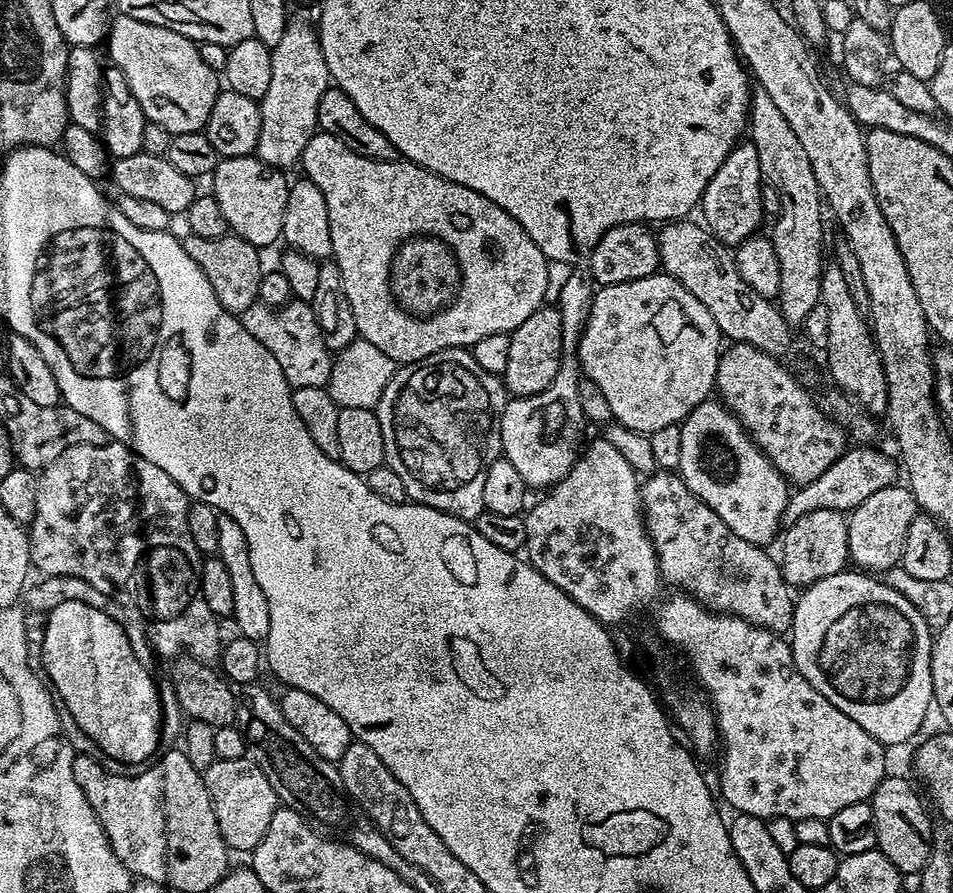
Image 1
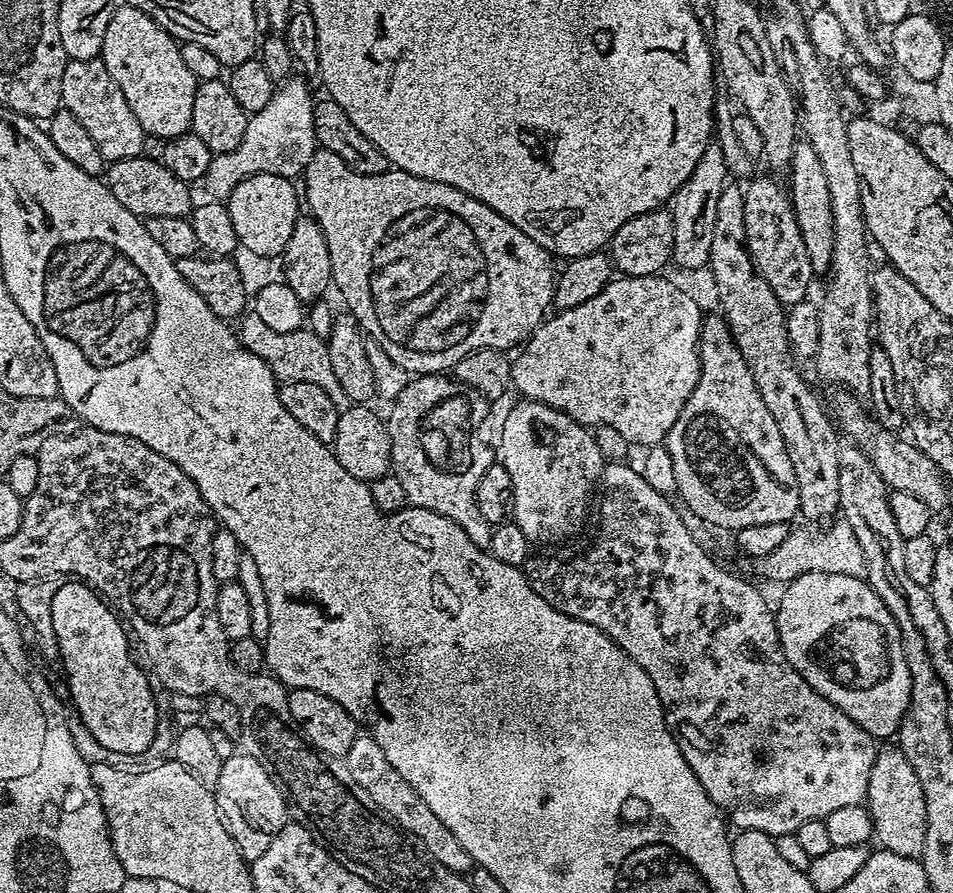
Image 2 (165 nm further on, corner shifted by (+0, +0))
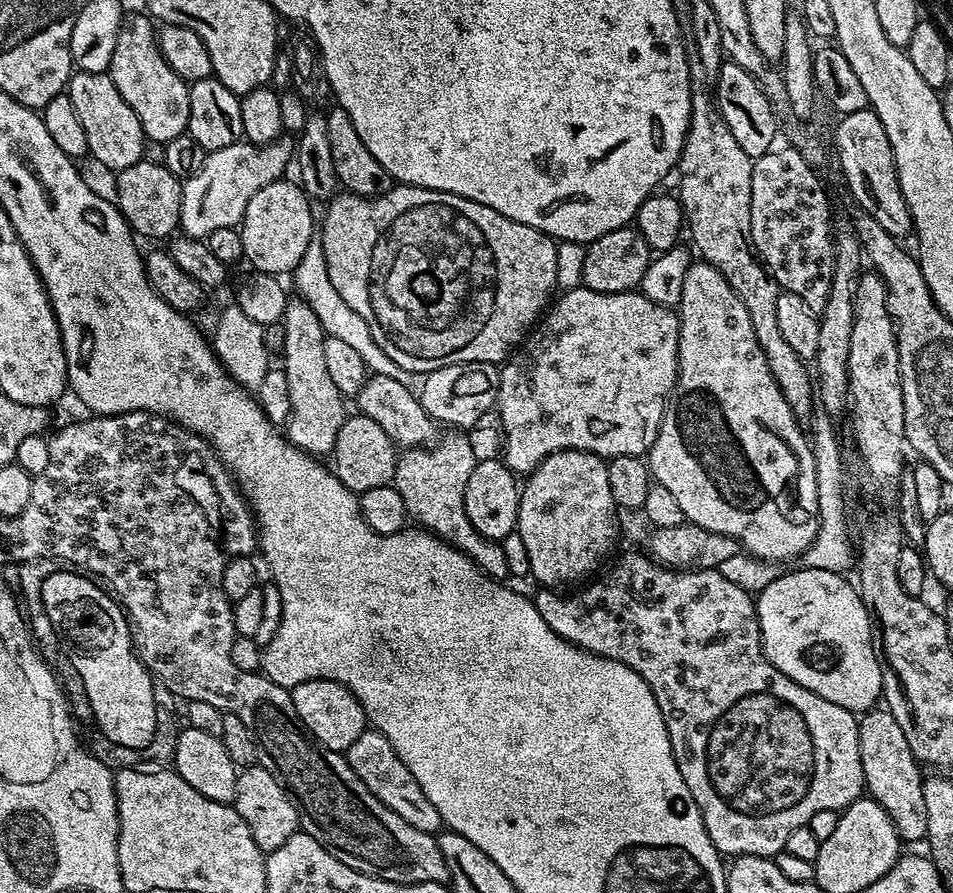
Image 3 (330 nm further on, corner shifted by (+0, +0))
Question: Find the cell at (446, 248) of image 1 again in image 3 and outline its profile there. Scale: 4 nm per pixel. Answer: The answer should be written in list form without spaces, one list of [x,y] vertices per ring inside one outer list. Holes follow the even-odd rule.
[[[413,184],[393,186],[385,196],[343,195],[336,194],[327,201],[328,213],[324,216],[324,232],[319,233],[326,254],[326,270],[330,270],[330,283],[334,290],[338,290],[338,295],[346,301],[346,306],[350,306],[350,310],[355,310],[366,321],[366,326],[370,326],[374,342],[378,342],[378,346],[382,346],[382,350],[386,350],[386,354],[390,354],[390,358],[394,358],[398,366],[402,366],[410,373],[427,374],[442,366],[466,362],[499,365],[509,359],[524,343],[526,337],[533,331],[534,325],[541,319],[542,313],[549,307],[553,299],[552,292],[557,291],[557,241],[542,230],[534,230],[534,226],[522,226],[522,222],[514,222],[506,218],[506,214],[498,214],[498,210],[490,206],[482,206],[458,194],[426,190]]]

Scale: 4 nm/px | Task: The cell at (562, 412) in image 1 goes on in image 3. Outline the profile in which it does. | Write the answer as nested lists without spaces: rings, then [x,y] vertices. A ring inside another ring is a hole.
[[[582,450],[555,452],[547,456],[533,472],[527,473],[525,480],[528,481],[523,481],[520,489],[516,531],[526,546],[526,558],[530,558],[531,579],[536,579],[537,585],[553,590],[572,590],[575,584],[583,585],[589,577],[601,571],[600,563],[611,554],[616,535],[620,532],[616,525],[618,505],[614,494],[610,494],[610,474],[605,457]]]

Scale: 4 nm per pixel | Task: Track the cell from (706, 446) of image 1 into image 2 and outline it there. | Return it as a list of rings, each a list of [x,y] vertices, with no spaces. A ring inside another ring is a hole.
[[[714,312],[701,321],[699,340],[700,374],[698,386],[687,399],[682,414],[668,431],[666,447],[674,463],[674,478],[679,499],[697,516],[716,516],[720,496],[728,494],[728,454],[740,454],[736,442],[744,442],[770,466],[770,470],[788,472],[793,468],[778,422],[771,417],[758,392],[754,376],[734,343],[723,315]]]

